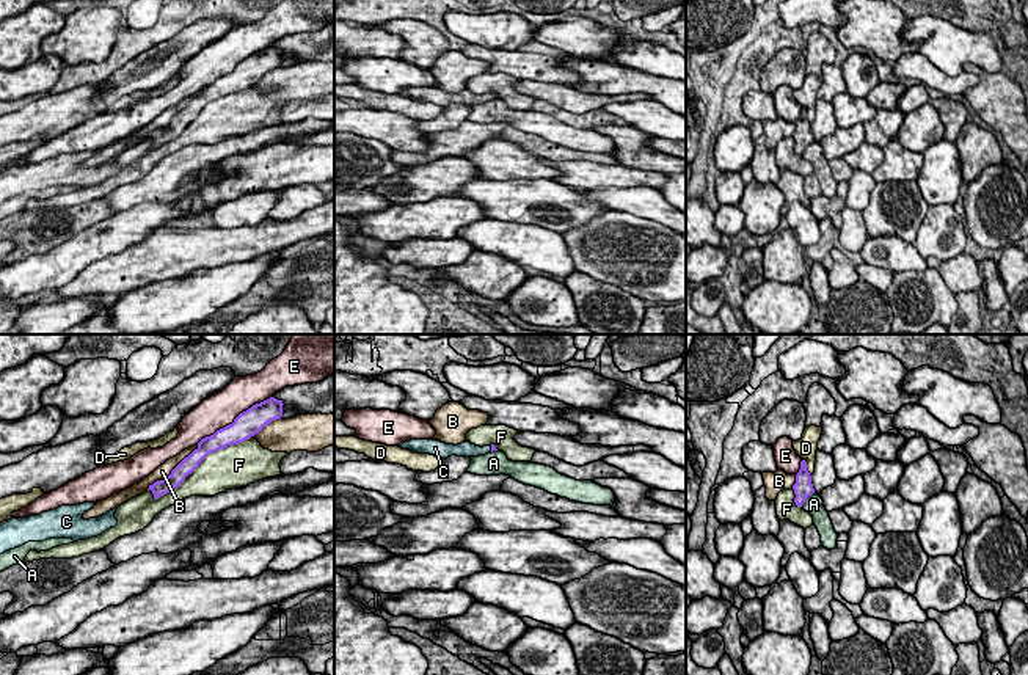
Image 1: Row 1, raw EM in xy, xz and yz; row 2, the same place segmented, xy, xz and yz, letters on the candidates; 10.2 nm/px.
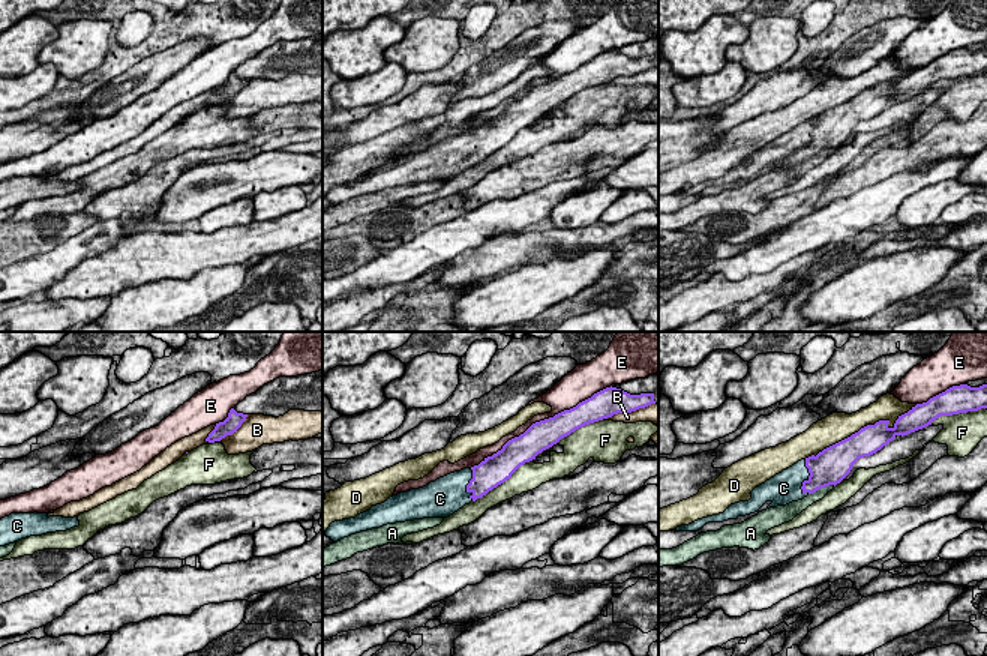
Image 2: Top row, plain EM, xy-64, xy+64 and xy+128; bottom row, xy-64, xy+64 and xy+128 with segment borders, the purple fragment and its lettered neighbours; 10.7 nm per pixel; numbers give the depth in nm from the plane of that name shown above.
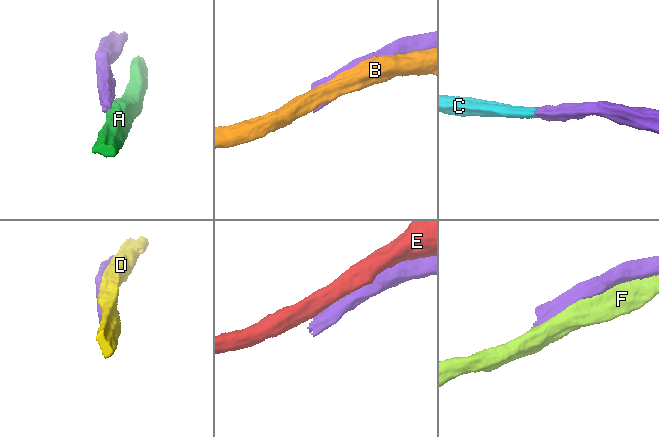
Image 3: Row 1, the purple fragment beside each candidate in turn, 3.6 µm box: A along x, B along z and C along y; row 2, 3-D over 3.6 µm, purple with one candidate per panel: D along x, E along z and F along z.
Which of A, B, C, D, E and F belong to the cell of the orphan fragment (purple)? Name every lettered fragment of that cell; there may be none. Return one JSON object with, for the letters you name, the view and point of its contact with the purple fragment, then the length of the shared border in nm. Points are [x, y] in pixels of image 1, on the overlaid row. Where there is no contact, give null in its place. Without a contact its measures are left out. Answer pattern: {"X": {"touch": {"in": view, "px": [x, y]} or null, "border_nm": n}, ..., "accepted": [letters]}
{"C": {"touch": {"in": "xz", "px": [492, 449]}, "border_nm": 70}, "accepted": ["C"]}

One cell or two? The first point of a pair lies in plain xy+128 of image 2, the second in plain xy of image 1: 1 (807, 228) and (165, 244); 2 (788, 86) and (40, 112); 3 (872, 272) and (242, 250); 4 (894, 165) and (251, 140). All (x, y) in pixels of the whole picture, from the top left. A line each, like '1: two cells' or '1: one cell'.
1: two cells
2: one cell
3: two cells
4: one cell

